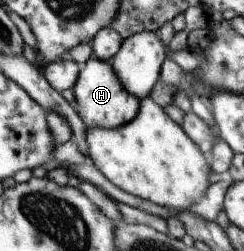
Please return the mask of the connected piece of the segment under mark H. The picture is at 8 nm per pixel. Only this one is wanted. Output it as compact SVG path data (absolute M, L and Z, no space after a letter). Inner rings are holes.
M92 57L86 61L85 65L84 69L79 72L73 87L74 102L78 105L76 111L80 113L80 119L84 121L84 125L88 129L96 129L96 127L98 129L116 129L116 127L130 123L139 112L140 99L130 95L122 87L110 62Z

